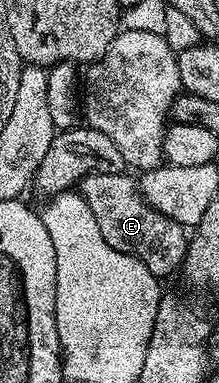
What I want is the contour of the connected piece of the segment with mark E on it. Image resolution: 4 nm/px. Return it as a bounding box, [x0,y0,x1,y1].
[80,173,187,281]

